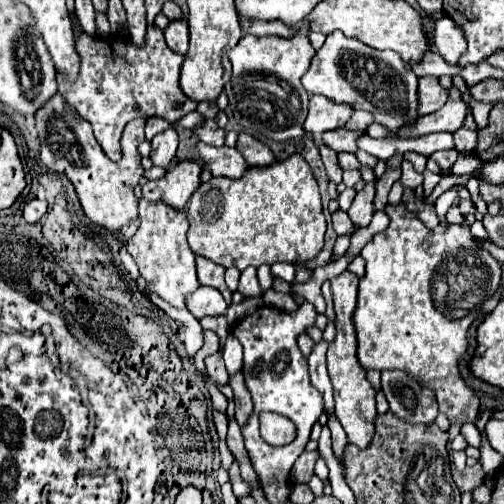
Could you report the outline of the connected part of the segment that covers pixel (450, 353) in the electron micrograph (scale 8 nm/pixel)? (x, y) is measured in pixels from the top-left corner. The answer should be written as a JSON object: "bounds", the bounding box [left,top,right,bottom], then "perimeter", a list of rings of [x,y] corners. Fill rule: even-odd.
{"bounds":[353,203,501,423],"perimeter":[[[403,203],[387,205],[385,213],[389,217],[387,229],[373,235],[373,239],[361,249],[367,267],[365,277],[359,281],[357,309],[353,315],[359,363],[363,369],[401,369],[421,385],[431,385],[433,381],[443,383],[443,387],[431,387],[437,395],[439,411],[445,413],[451,423],[473,423],[479,413],[479,397],[461,379],[459,359],[467,349],[469,325],[477,319],[481,305],[499,287],[501,263],[479,245],[477,237],[471,235],[469,225],[437,225],[435,229],[427,229]]]}

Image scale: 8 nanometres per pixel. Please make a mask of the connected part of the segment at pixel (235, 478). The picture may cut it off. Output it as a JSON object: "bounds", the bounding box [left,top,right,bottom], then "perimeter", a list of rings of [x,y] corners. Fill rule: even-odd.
{"bounds":[229,459,253,499],"perimeter":[[[235,459],[235,461],[233,461],[233,465],[229,467],[229,481],[231,481],[233,493],[235,493],[235,497],[237,497],[237,499],[251,495],[253,485],[251,485],[251,483],[247,483],[247,481],[243,481],[243,477],[241,477],[241,473],[239,473],[239,463],[237,463],[237,459]]]}

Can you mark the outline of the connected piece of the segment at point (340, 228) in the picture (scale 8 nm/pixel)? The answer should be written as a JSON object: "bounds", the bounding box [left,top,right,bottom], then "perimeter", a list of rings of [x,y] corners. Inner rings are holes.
{"bounds":[333,211,355,235],"perimeter":[[[335,211],[333,213],[333,229],[337,231],[337,235],[353,235],[355,229],[353,229],[353,223],[349,221],[349,215],[345,211]]]}

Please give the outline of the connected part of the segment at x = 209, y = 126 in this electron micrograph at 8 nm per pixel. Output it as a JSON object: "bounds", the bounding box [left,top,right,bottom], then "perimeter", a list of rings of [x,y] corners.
{"bounds":[195,119,225,147],"perimeter":[[[207,119],[203,127],[195,129],[195,133],[197,133],[197,137],[199,137],[203,143],[207,143],[207,145],[215,145],[215,147],[225,145],[225,129],[217,127],[217,123],[215,123],[213,119]]]}

